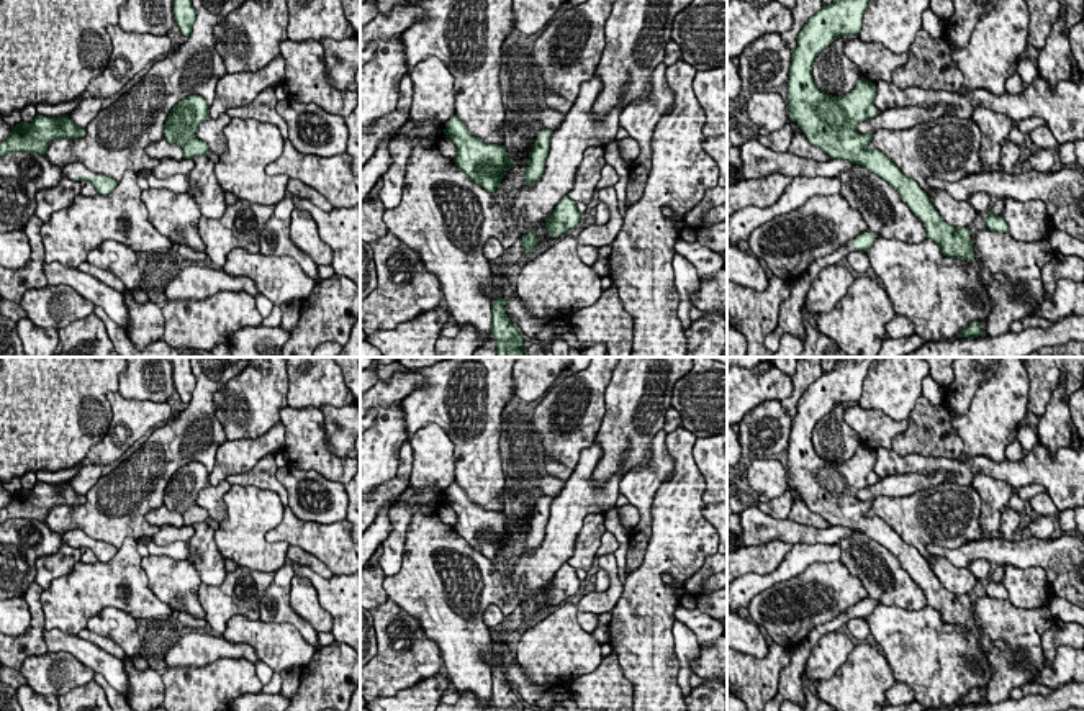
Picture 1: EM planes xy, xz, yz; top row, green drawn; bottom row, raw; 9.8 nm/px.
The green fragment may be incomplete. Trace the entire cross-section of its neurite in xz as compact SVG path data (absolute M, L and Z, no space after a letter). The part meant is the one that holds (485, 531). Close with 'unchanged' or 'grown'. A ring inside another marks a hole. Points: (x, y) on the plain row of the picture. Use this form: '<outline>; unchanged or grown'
M457 483L445 490L444 501L457 514L455 532L490 560L503 554L501 546L506 537L517 534L508 524L504 513L486 511L472 503Z; unchanged

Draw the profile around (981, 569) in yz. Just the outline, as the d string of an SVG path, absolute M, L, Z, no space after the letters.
M978 559L978 560L971 562L966 568L974 573L978 582L979 580L987 582L991 578L994 565L984 559Z

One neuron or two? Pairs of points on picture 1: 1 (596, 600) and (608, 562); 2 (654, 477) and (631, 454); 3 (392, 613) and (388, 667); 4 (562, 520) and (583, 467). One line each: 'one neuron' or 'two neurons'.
1: one neuron
2: two neurons
3: one neuron
4: one neuron

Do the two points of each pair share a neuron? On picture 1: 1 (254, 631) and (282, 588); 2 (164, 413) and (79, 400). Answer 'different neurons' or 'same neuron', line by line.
1: different neurons
2: different neurons

